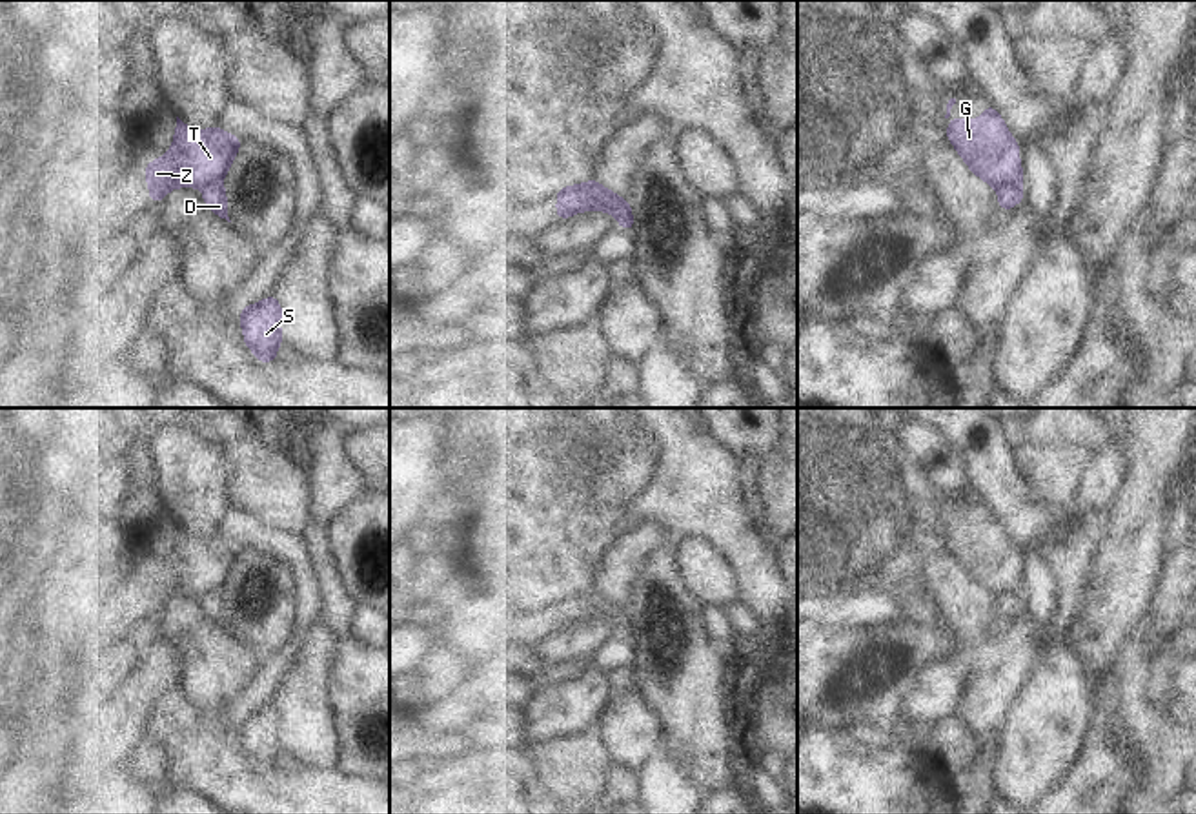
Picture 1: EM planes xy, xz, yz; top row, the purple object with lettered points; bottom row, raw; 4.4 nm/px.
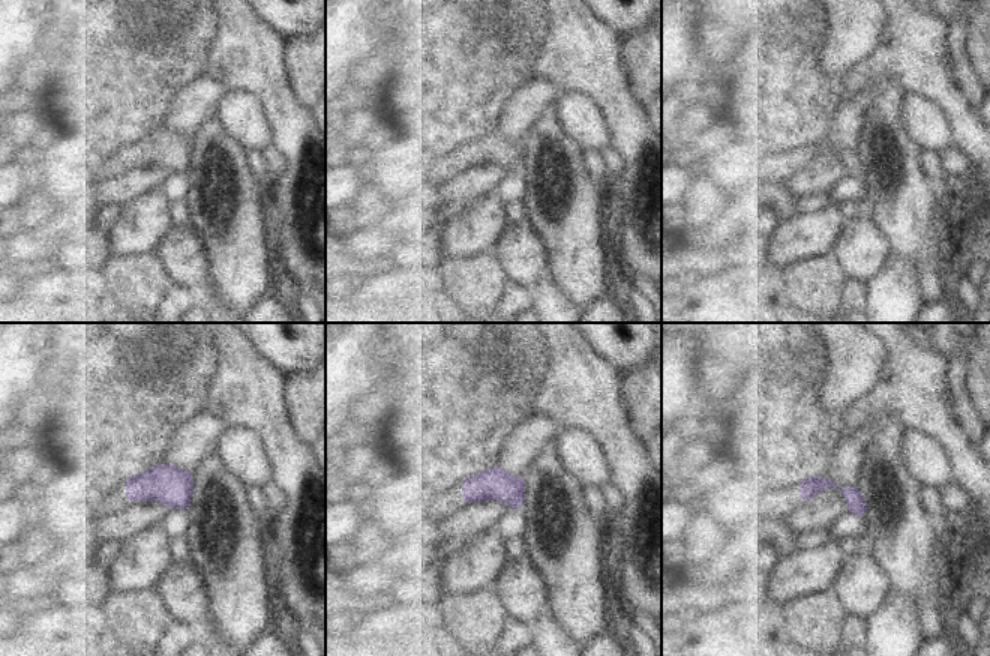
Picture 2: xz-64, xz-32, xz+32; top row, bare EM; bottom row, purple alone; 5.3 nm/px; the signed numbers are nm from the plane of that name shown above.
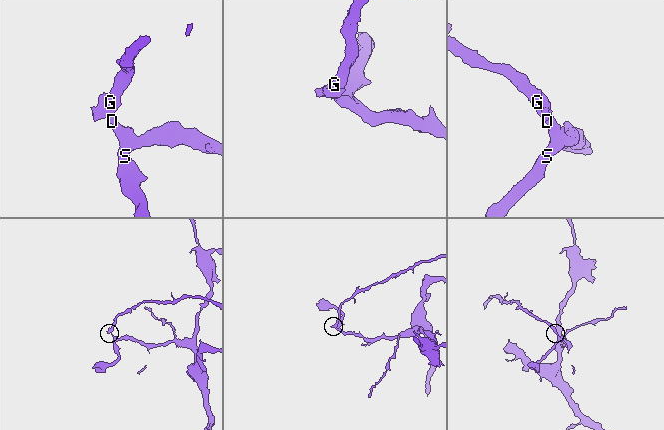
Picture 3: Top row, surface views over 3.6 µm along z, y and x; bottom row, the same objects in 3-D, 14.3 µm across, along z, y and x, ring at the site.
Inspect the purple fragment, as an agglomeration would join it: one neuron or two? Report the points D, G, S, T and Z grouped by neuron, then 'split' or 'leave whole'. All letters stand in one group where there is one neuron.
D S / G T Z; split

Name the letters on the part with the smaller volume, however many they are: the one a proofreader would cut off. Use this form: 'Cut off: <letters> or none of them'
Cut off: G, T, Z

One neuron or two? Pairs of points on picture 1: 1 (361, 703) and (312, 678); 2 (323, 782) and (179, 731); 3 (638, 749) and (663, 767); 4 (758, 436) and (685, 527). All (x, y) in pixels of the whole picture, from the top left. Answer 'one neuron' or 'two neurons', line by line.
1: two neurons
2: one neuron
3: two neurons
4: two neurons

